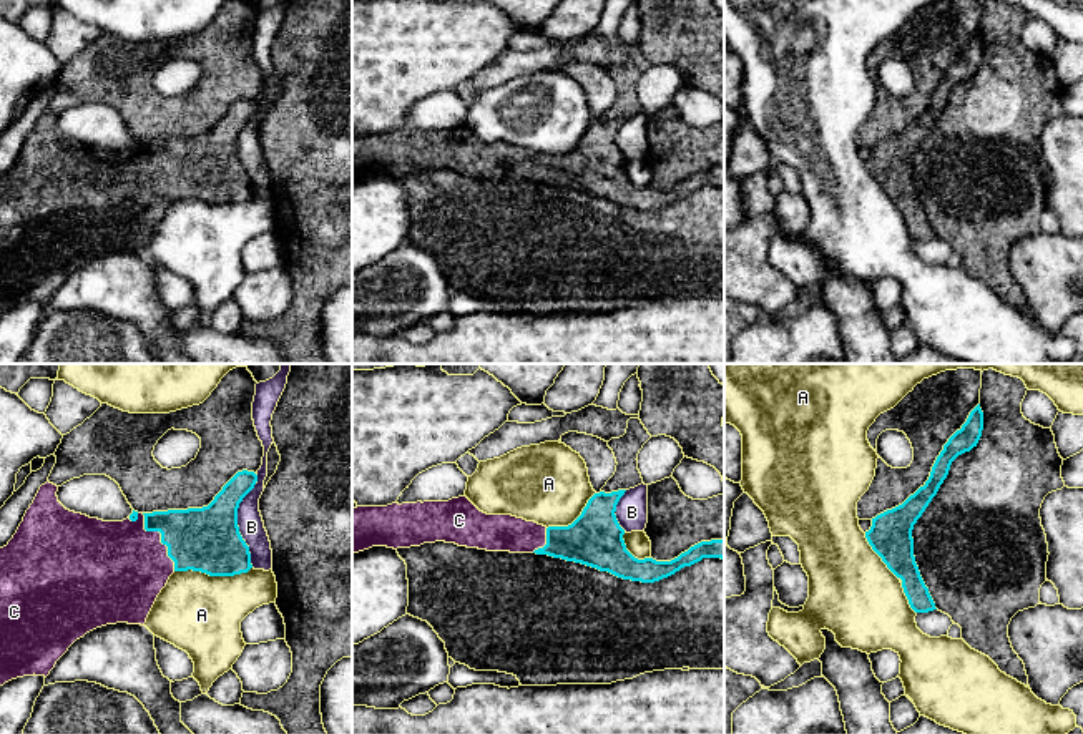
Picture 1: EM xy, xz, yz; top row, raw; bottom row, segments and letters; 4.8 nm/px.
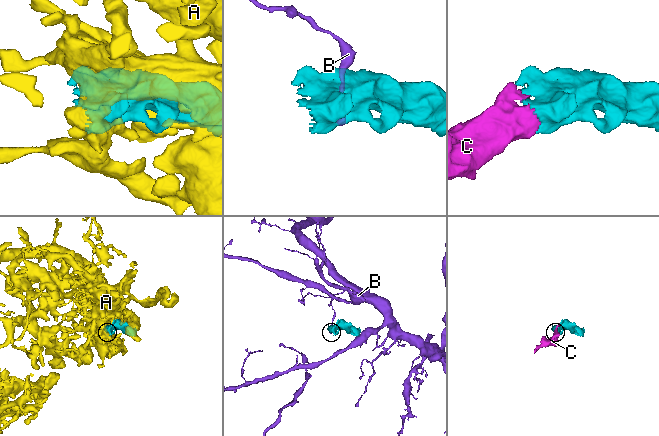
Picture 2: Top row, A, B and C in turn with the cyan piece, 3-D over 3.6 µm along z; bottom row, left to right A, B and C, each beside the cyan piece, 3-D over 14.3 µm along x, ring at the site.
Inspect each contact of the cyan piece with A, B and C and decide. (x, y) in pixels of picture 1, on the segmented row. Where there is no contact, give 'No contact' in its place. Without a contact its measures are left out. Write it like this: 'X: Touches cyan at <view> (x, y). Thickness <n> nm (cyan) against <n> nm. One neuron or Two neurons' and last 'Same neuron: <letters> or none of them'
A: Touches cyan at xy (213, 575). Thickness 320 nm (cyan) against 380 nm. Two neurons
B: Touches cyan at xy (236, 525). Thickness 320 nm (cyan) against 130 nm. Two neurons
C: Touches cyan at xy (161, 537). Thickness 320 nm (cyan) against 440 nm. One neuron
Same neuron: C

